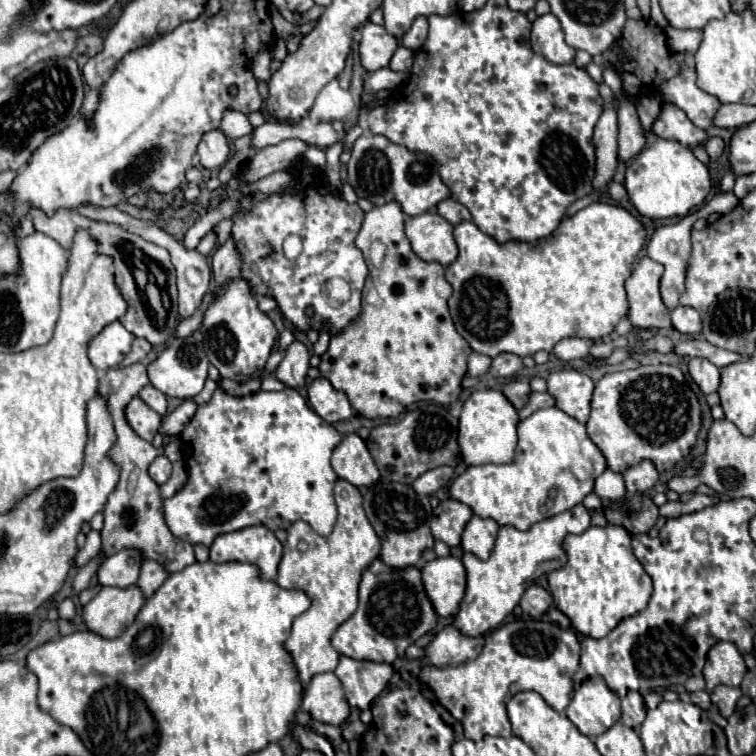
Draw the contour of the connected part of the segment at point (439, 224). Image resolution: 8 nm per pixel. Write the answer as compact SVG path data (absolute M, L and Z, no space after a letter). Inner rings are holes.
M424 212L418 216L406 216L406 236L422 260L434 260L448 266L458 256L452 224L440 214Z

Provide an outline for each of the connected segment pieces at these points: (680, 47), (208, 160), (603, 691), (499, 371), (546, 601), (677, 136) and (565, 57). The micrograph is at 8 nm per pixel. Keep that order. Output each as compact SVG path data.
M668 26L668 44L672 46L672 50L686 54L688 58L692 58L692 54L696 52L696 48L700 46L702 40L702 30L698 28L690 28L690 30L678 30Z
M210 130L198 144L198 162L204 168L220 168L226 164L230 154L228 138L222 130Z
M590 678L574 692L566 716L584 736L596 738L620 720L620 698L604 686L602 678Z
M498 354L492 364L490 364L490 370L488 370L488 376L502 376L502 378L508 378L508 376L514 376L518 370L522 368L522 360L516 356L516 354Z
M532 584L520 600L522 610L532 618L540 618L550 608L550 604L552 604L552 596L538 584Z
M672 104L662 106L662 114L654 122L654 134L658 134L660 138L666 138L666 140L676 140L676 142L690 146L690 148L704 144L708 138L706 130L696 128L686 118L686 114Z
M544 14L536 18L530 44L552 64L568 64L574 60L576 54L576 50L566 42L562 24L554 14Z

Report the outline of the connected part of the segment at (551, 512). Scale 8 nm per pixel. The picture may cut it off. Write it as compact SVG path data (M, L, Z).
M544 408L536 410L536 414L528 416L518 424L518 448L512 464L480 464L468 466L448 488L450 498L466 504L476 516L492 518L500 526L512 526L518 530L528 530L528 526L552 518L576 504L582 502L586 494L592 492L594 480L606 470L606 460L598 446L588 438L586 426L576 422L572 416L562 412L560 408Z

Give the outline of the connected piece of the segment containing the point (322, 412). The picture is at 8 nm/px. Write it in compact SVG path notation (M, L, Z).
M316 378L308 386L308 400L314 412L330 424L346 420L354 414L346 394L340 394L338 390L334 390L334 386L326 378Z

